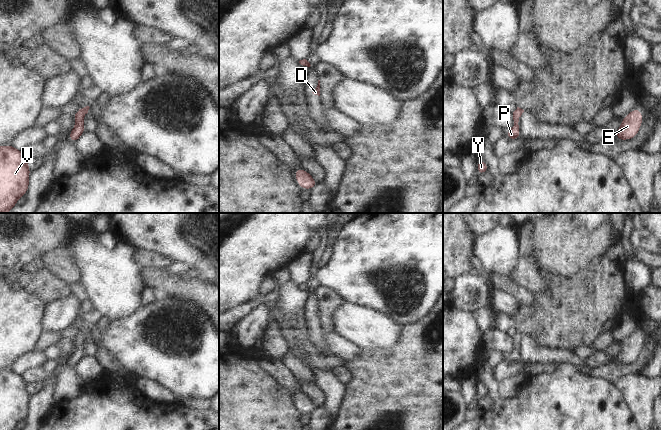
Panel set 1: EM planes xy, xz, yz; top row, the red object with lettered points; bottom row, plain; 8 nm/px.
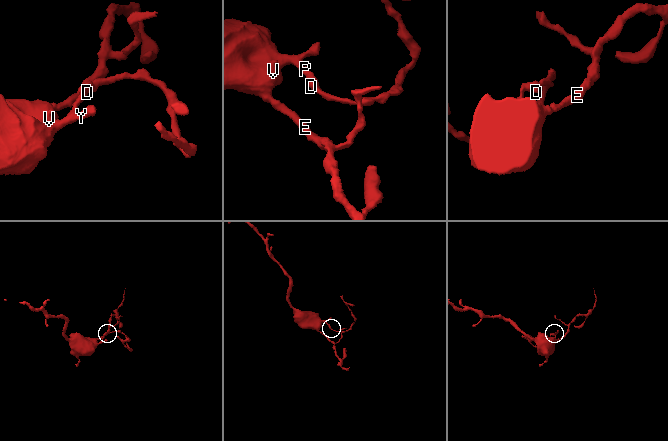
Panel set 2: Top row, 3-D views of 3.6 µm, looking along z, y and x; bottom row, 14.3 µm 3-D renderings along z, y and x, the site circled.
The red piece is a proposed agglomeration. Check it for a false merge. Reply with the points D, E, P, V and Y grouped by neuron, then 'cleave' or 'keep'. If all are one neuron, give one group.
D E P V Y; keep

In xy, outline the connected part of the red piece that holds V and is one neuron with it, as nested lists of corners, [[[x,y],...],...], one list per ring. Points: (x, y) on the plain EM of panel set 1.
[[[11,368],[0,370],[0,430],[16,430],[20,421],[25,420],[29,413],[31,394],[24,376]]]

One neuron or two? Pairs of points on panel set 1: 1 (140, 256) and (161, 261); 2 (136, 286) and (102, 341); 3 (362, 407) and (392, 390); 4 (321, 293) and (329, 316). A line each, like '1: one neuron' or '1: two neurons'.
1: one neuron
2: two neurons
3: one neuron
4: one neuron

